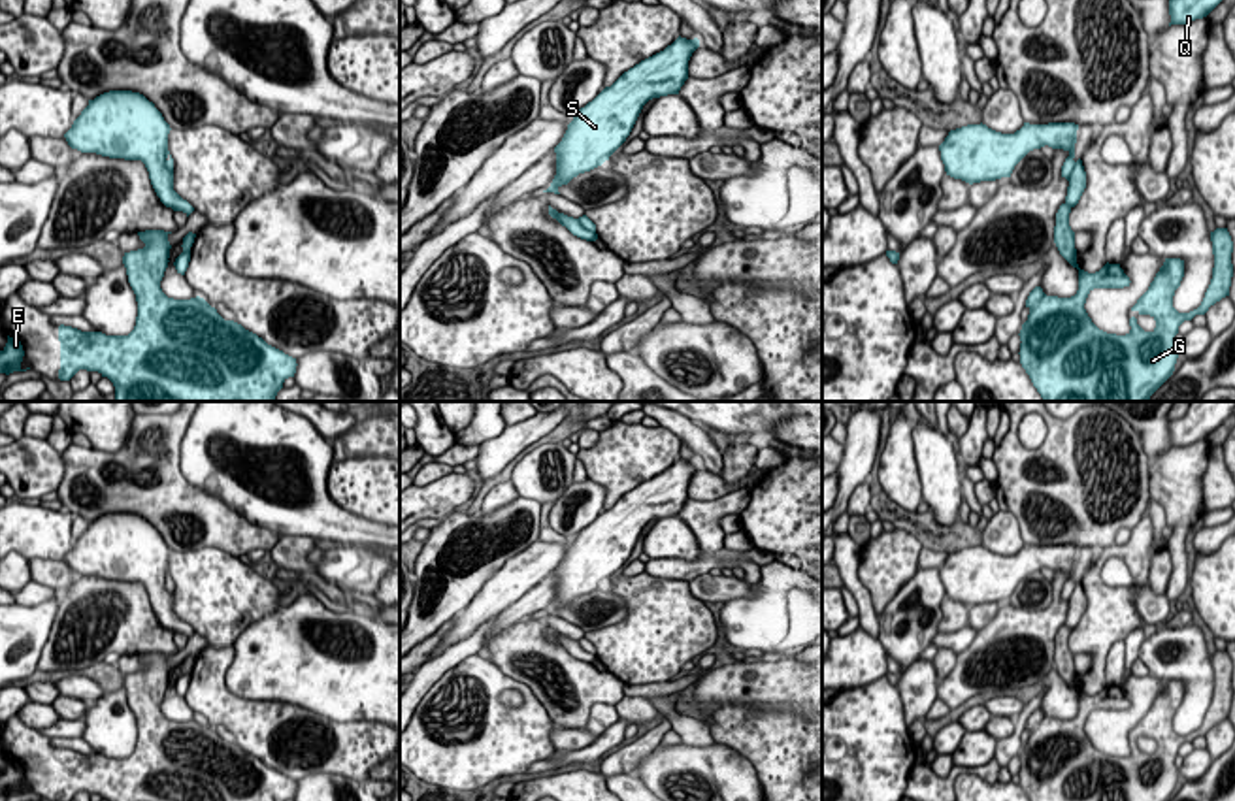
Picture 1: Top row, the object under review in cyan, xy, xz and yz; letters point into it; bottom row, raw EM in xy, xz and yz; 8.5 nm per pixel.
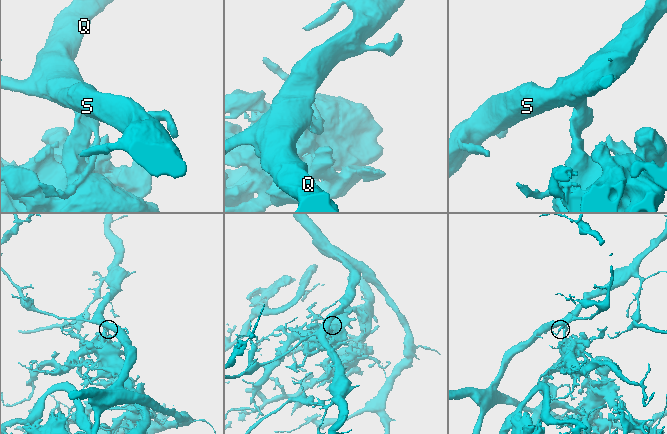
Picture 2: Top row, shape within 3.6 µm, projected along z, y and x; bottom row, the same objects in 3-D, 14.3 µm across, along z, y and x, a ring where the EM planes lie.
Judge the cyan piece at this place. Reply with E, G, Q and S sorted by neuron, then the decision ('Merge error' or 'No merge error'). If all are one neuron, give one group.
Groups: E G / Q S. Merge error

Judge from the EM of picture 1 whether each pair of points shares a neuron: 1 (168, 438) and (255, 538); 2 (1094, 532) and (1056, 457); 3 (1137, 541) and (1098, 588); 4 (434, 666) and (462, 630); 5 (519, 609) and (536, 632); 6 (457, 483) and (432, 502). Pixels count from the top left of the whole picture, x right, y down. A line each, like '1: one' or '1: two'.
1: one
2: one
3: one
4: two
5: two
6: one

